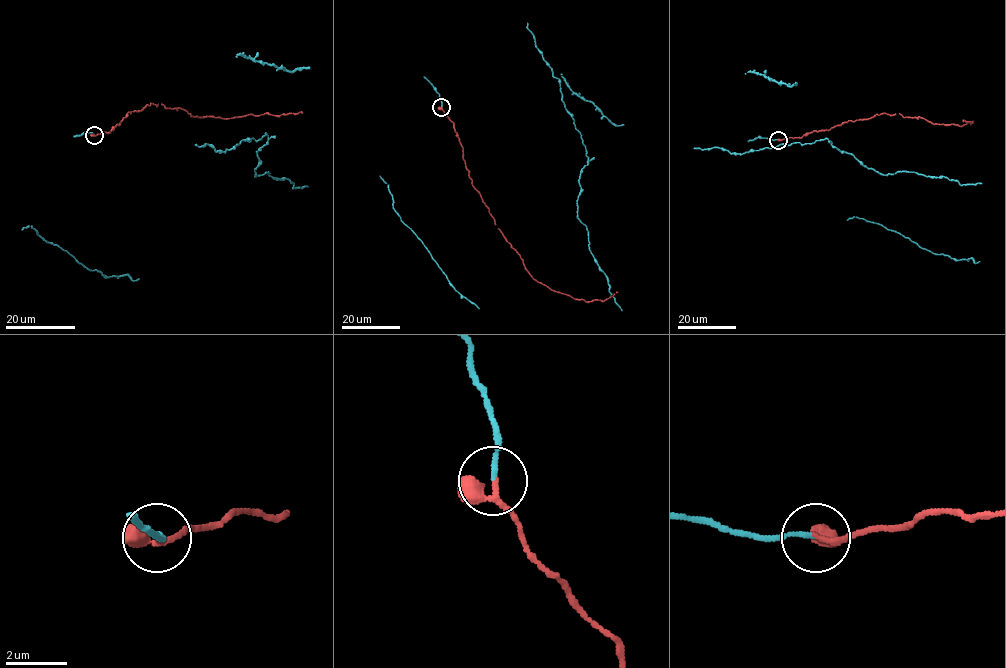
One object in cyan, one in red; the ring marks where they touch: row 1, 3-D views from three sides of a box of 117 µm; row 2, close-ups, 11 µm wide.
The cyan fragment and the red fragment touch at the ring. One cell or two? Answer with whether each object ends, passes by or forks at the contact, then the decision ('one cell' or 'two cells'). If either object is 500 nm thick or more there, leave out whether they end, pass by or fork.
cyan ends; red passes by; one cell

